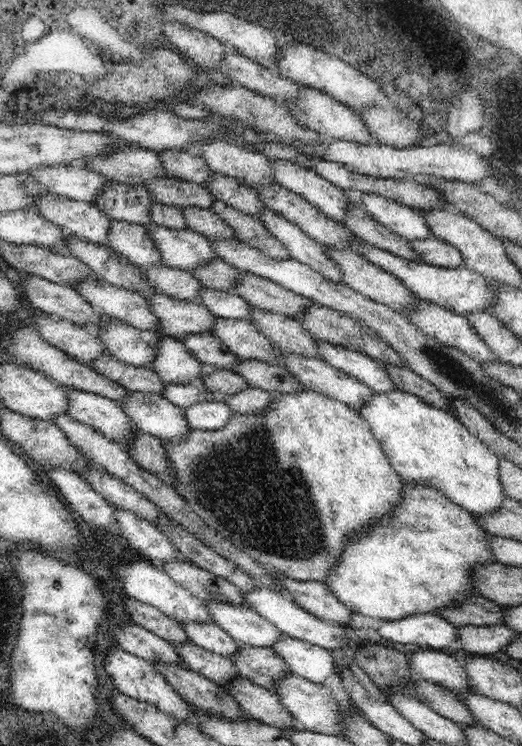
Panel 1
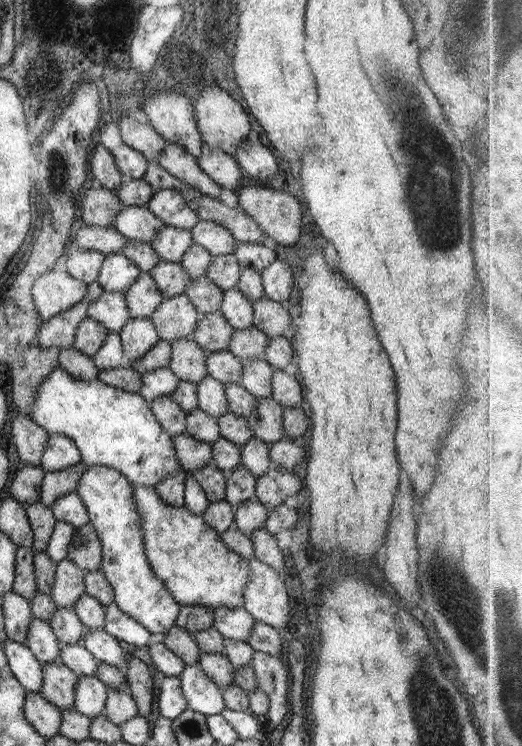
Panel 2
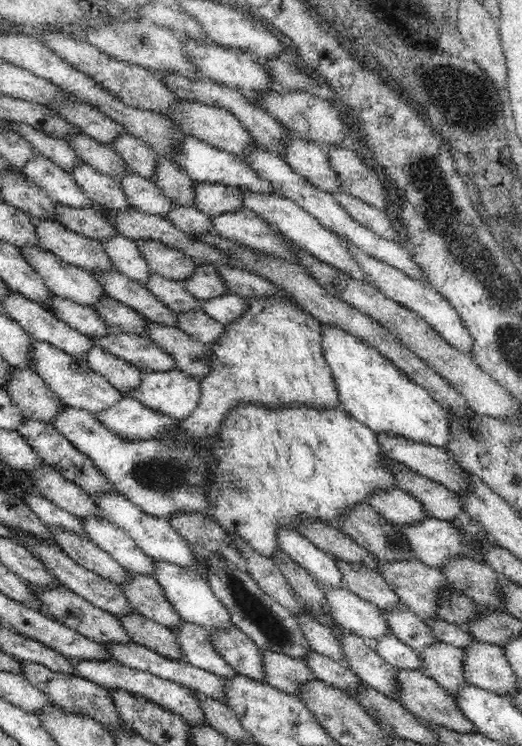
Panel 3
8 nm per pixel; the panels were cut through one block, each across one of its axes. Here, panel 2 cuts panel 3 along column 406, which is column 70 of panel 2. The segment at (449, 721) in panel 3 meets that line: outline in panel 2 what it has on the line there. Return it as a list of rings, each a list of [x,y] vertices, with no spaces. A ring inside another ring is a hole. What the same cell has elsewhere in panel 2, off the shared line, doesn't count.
[[[61,662],[44,663],[40,694],[61,711],[75,708],[75,686],[79,676]]]

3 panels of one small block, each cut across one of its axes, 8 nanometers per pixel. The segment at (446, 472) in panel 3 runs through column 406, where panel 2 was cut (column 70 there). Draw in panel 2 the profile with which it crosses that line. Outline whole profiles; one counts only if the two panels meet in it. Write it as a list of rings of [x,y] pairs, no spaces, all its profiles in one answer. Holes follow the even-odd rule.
[[[49,434],[40,468],[45,472],[60,471],[81,462],[81,455],[74,442],[64,435]]]

